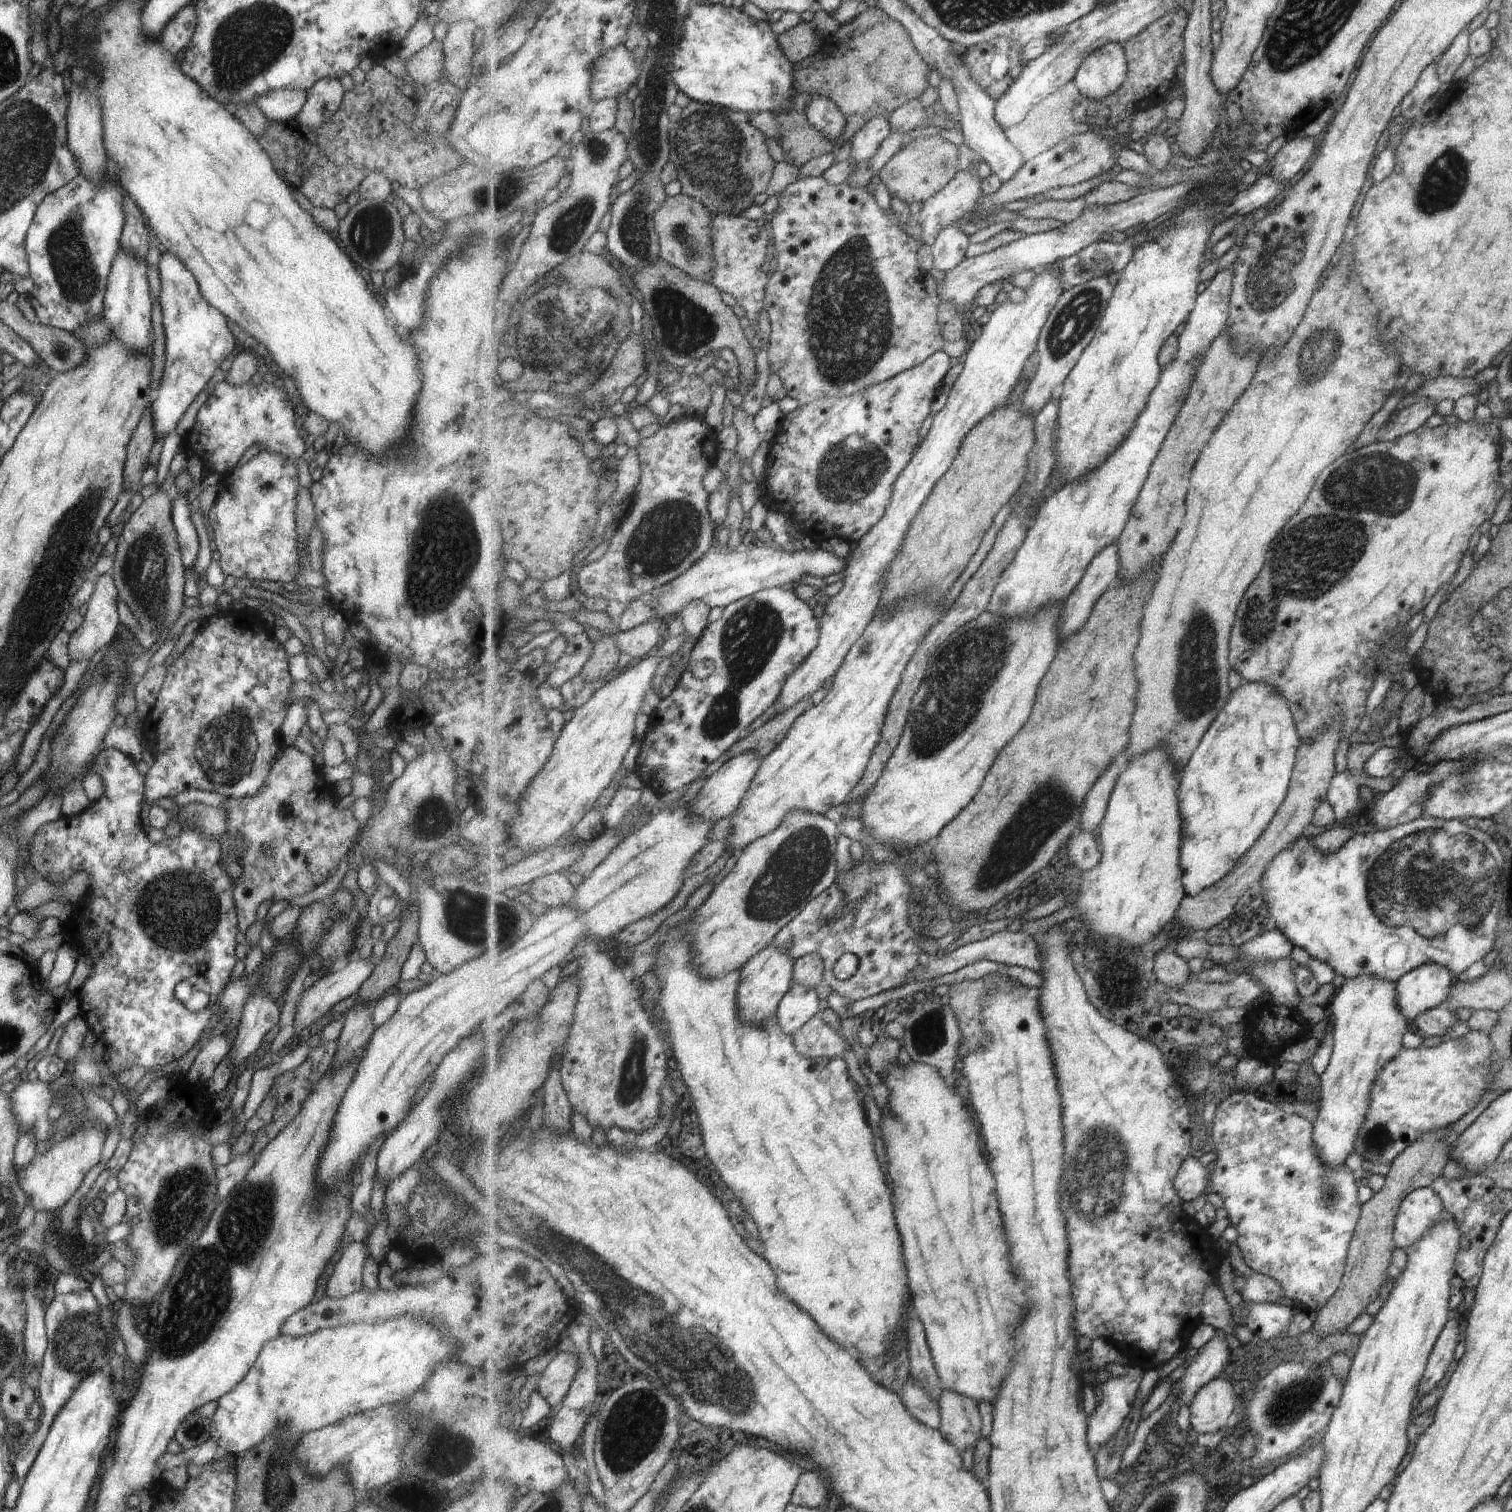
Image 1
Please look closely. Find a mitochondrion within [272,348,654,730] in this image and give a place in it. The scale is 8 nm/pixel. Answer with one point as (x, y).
(446, 549)

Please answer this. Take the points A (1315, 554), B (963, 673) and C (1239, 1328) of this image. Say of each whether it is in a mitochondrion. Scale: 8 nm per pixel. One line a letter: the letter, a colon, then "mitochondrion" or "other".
A: mitochondrion
B: mitochondrion
C: other

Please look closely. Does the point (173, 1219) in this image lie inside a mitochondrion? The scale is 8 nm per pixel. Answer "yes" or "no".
yes

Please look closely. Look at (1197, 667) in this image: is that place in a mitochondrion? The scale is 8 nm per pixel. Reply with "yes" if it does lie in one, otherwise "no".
yes

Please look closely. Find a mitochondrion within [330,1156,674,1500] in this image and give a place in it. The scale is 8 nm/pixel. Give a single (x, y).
(445, 1449)

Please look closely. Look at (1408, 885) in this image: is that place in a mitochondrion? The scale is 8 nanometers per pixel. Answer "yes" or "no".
yes

